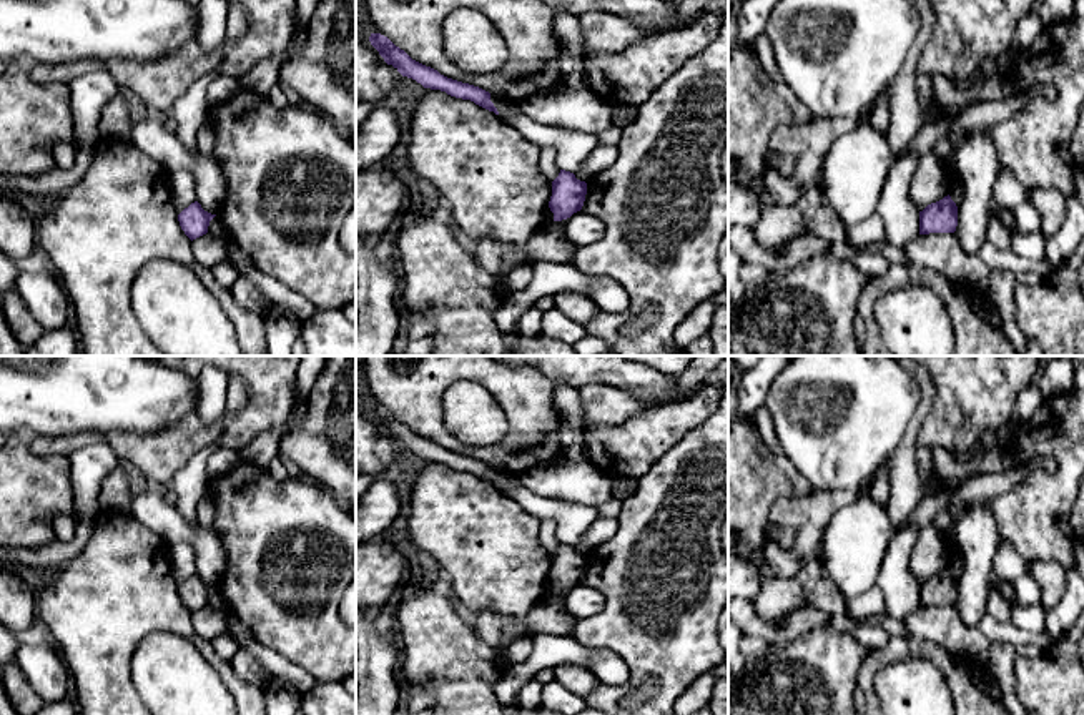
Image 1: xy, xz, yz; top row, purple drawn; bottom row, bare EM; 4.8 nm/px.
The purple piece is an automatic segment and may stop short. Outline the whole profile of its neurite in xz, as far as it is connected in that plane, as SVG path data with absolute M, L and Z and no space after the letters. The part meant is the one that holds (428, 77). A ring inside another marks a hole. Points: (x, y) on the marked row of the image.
M371 33L369 42L384 58L384 62L387 65L392 65L402 76L416 80L424 88L441 90L451 96L471 100L475 105L499 115L497 108L490 101L489 91L469 83L447 78L437 70L412 60L404 50L396 47L387 37L381 33Z

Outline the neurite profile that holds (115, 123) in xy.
M120 91L116 98L106 103L101 110L98 121L98 131L101 140L130 140L133 120L131 120L131 105L135 98L128 93Z

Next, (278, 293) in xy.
M218 216L209 221L208 233L211 236L219 236L228 246L228 256L239 276L251 279L258 289L273 303L273 306L288 308L298 321L303 324L311 319L316 313L314 304L303 294L293 291L284 283L271 274L263 273L248 256L248 253L239 248L234 239L223 228Z

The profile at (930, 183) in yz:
M931 150L919 158L918 168L911 178L909 198L918 211L928 205L948 196L951 191L951 178L944 165Z

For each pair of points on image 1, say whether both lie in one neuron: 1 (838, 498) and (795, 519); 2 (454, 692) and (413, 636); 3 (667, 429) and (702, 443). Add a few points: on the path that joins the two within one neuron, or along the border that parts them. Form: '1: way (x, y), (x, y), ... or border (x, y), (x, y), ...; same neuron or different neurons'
1: way (828, 502), (805, 516); same neuron
2: way (454, 679), (426, 649); same neuron
3: border (710, 416), (687, 431), (655, 463); different neurons

